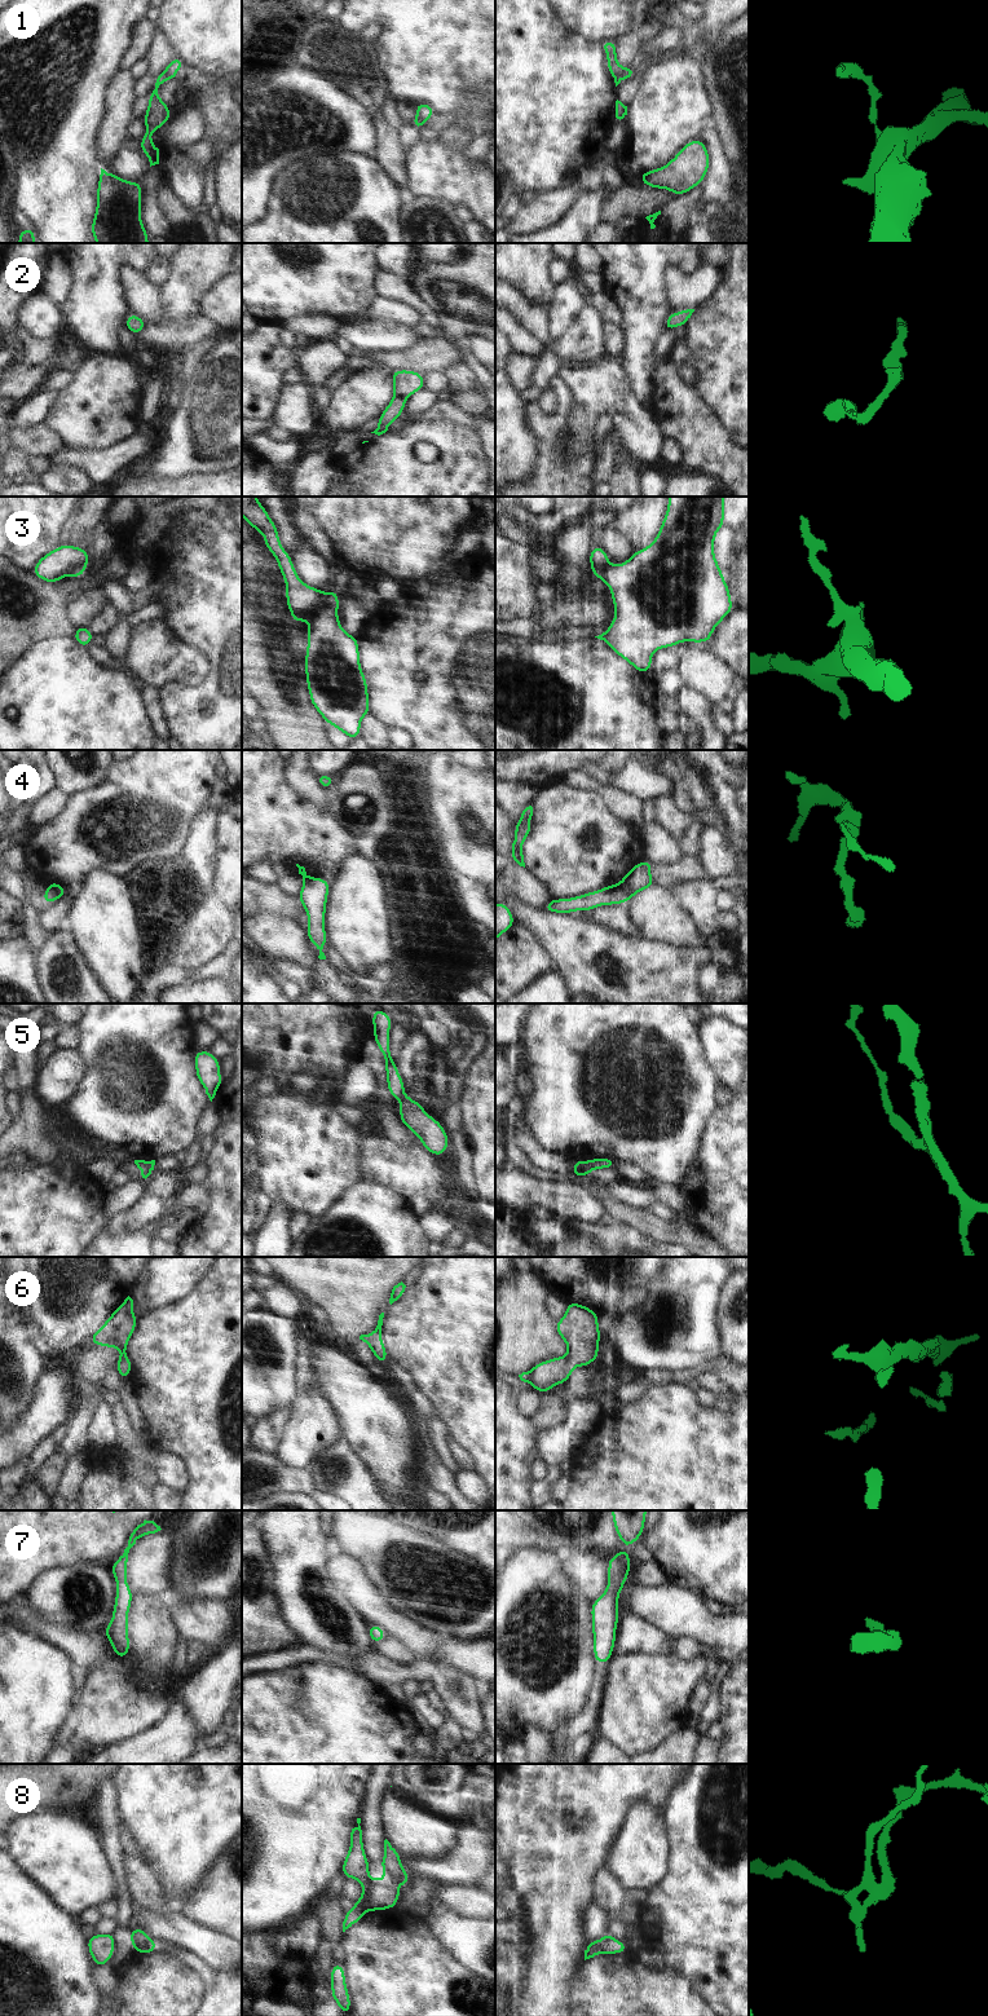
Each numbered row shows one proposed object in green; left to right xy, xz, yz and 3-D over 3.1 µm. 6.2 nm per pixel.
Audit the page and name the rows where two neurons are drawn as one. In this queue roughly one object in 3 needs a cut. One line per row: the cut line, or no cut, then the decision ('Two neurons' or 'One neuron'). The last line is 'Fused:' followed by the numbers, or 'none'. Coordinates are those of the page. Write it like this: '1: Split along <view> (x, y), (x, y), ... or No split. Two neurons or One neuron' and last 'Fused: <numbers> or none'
1: Split along yz (625, 69), (614, 79). Two neurons
2: No split. One neuron
3: Split along xz (338, 599), (327, 595), (325, 603), (309, 618). Two neurons
4: Split along yz (620, 883), (626, 901). Two neurons
5: Split along yz (586, 1161), (590, 1170). Two neurons
6: No split. One neuron
7: No split. One neuron
8: Split along xz (402, 1867), (402, 1875), (398, 1879), (384, 1879). Two neurons
Fused: 1, 3, 4, 5, 8.

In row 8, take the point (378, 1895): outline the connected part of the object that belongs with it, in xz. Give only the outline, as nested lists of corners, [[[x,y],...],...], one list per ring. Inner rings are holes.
[[[357,1818],[358,1826],[352,1828],[348,1854],[344,1858],[341,1872],[347,1879],[356,1879],[362,1885],[362,1896],[354,1901],[350,1911],[344,1913],[343,1932],[358,1923],[366,1911],[380,1911],[394,1909],[401,1892],[398,1885],[407,1885],[409,1872],[402,1867],[400,1880],[391,1882],[385,1879],[372,1879],[369,1872],[370,1861],[365,1854],[362,1841],[361,1818]]]

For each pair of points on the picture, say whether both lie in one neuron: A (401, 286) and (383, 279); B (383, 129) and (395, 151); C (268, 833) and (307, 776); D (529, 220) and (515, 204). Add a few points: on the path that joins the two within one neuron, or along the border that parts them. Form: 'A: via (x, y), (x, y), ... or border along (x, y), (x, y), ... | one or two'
A: via (397, 286), (387, 283) | one
B: via (384, 135), (389, 146) | one
C: border along (283, 763), (286, 782), (300, 797), (322, 806) | two
D: border along (521, 204), (517, 215), (508, 221) | two

